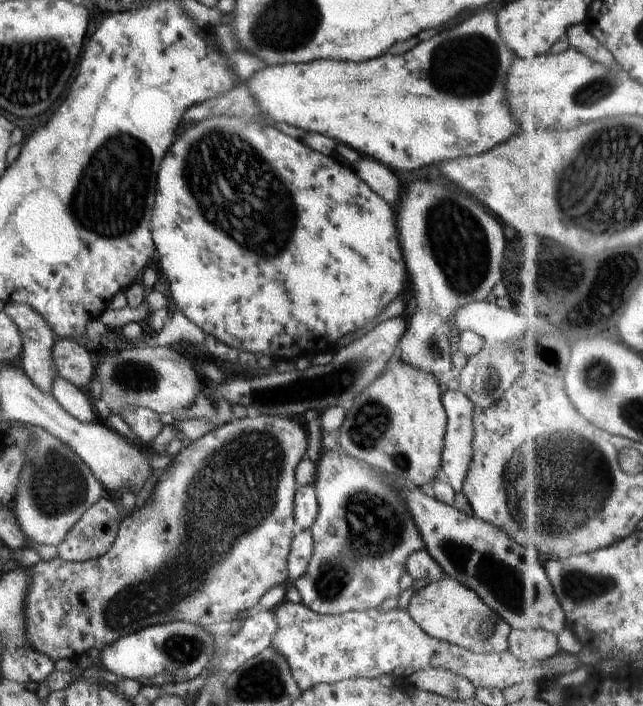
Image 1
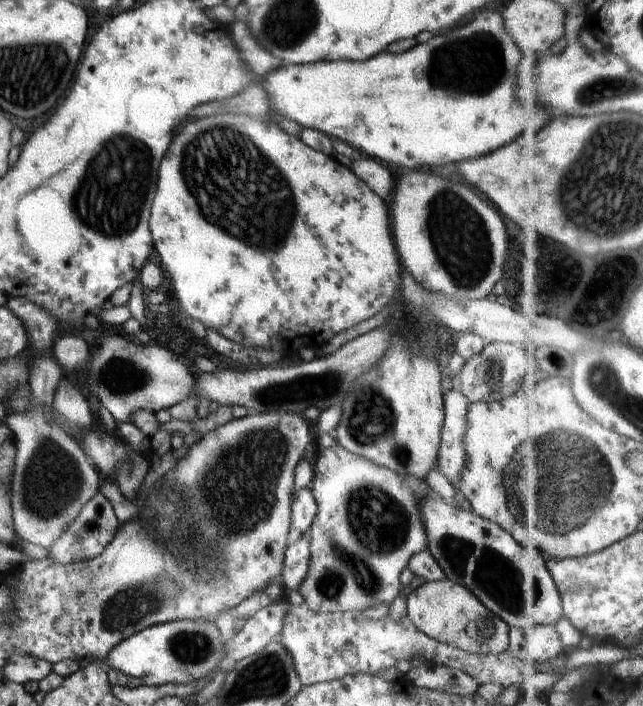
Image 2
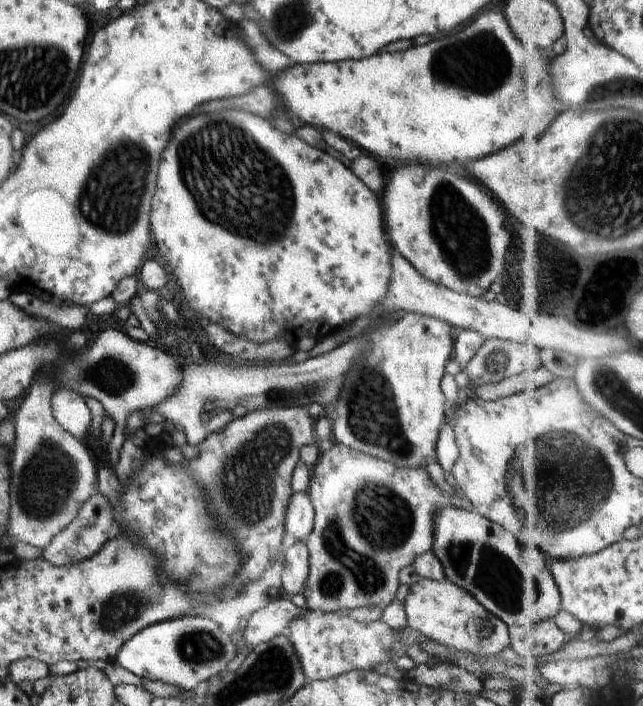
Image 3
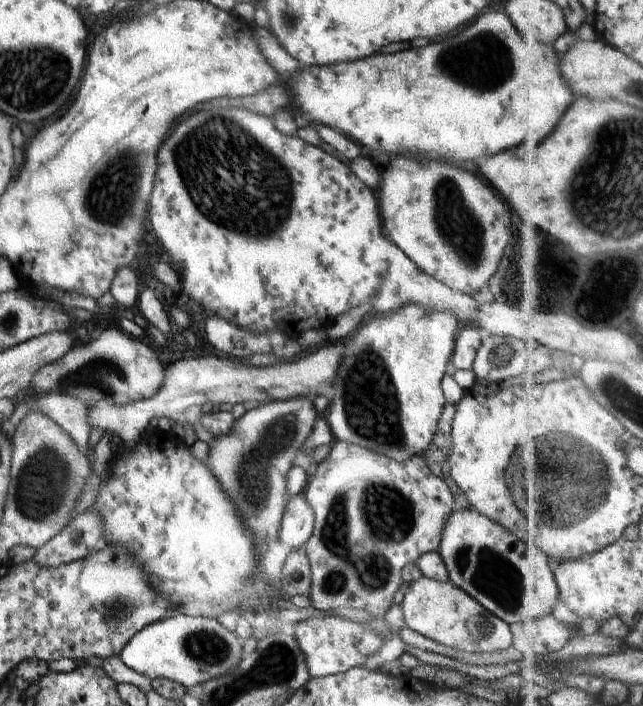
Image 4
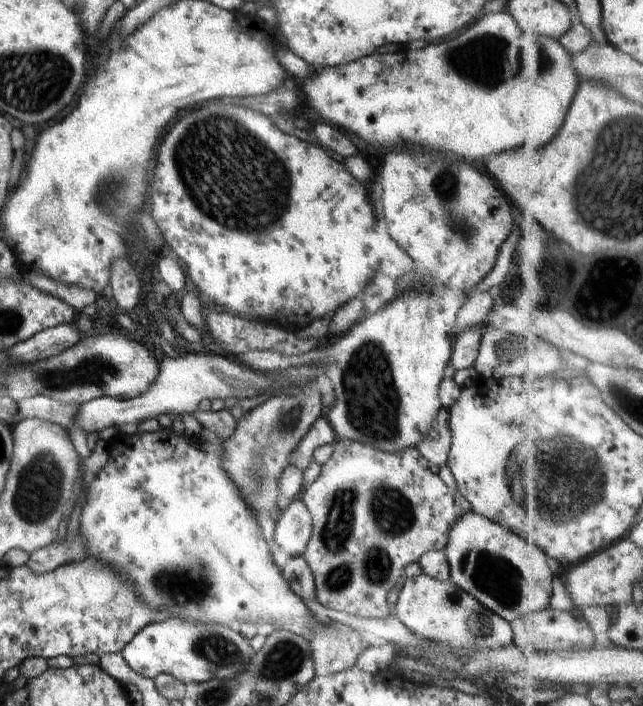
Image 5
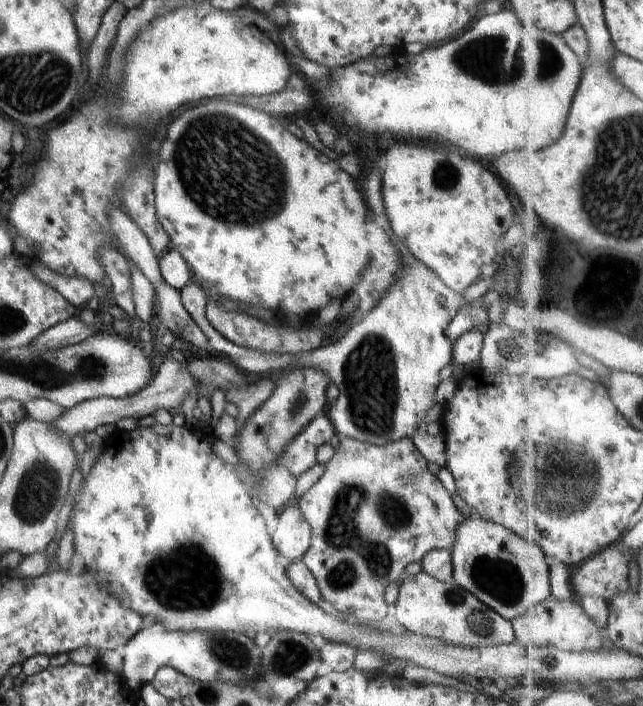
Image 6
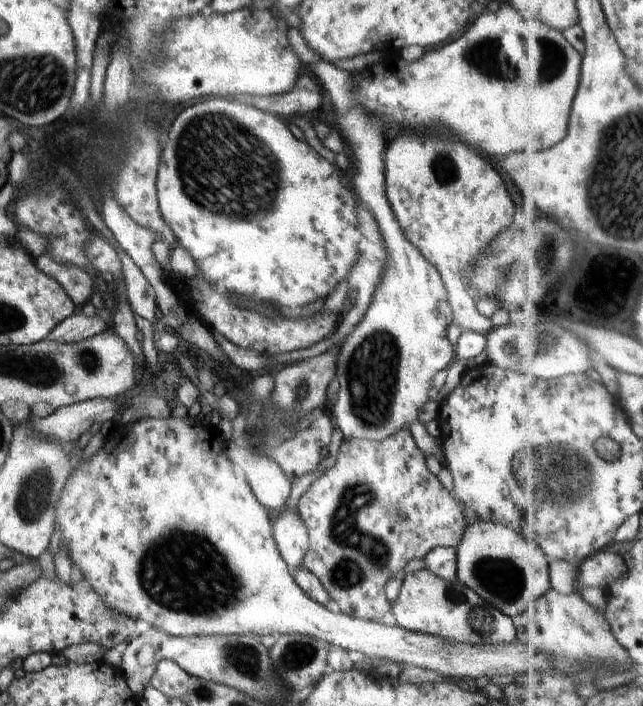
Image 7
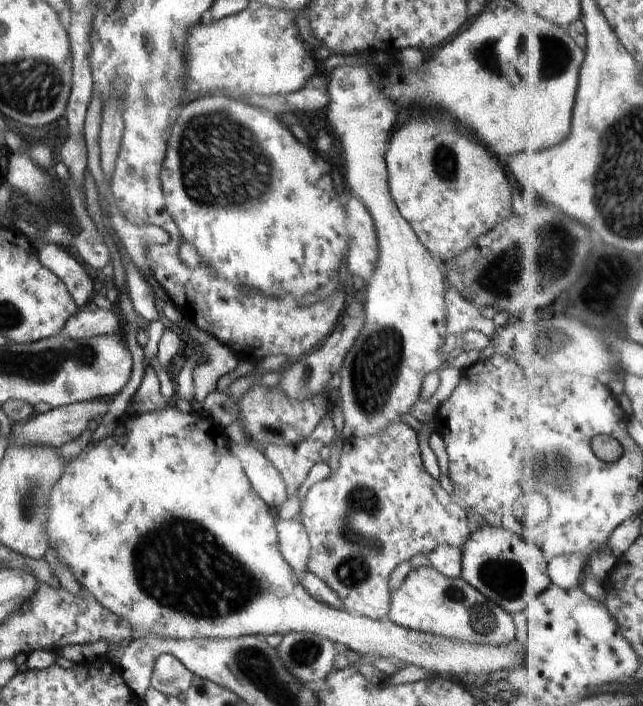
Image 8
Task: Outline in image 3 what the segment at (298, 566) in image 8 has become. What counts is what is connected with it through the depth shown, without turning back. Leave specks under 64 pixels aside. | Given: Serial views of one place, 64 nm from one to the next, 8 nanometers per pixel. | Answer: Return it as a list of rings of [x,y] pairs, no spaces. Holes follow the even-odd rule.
[[[293,492],[286,509],[286,522],[284,530],[294,540],[305,542],[312,532],[315,522],[314,504],[308,496],[308,492]]]

